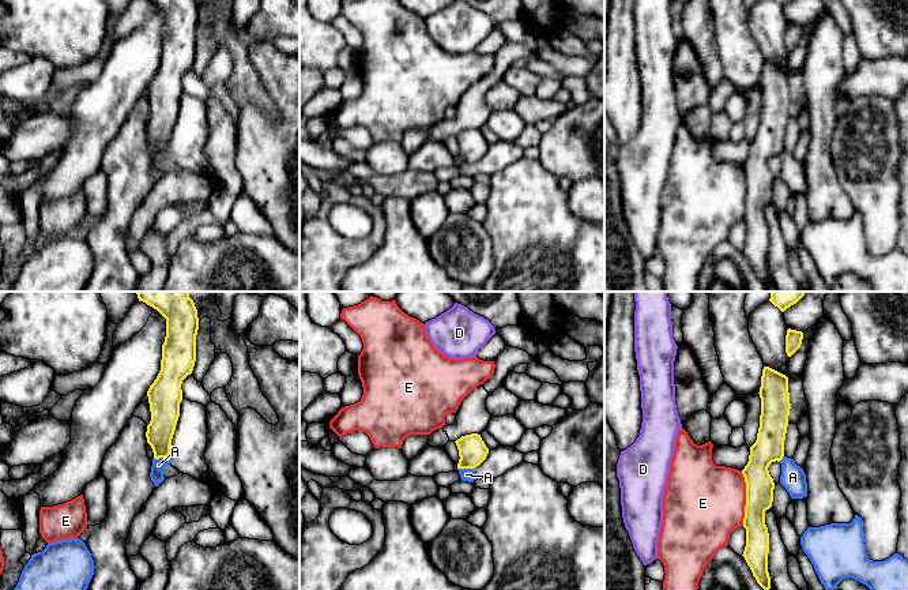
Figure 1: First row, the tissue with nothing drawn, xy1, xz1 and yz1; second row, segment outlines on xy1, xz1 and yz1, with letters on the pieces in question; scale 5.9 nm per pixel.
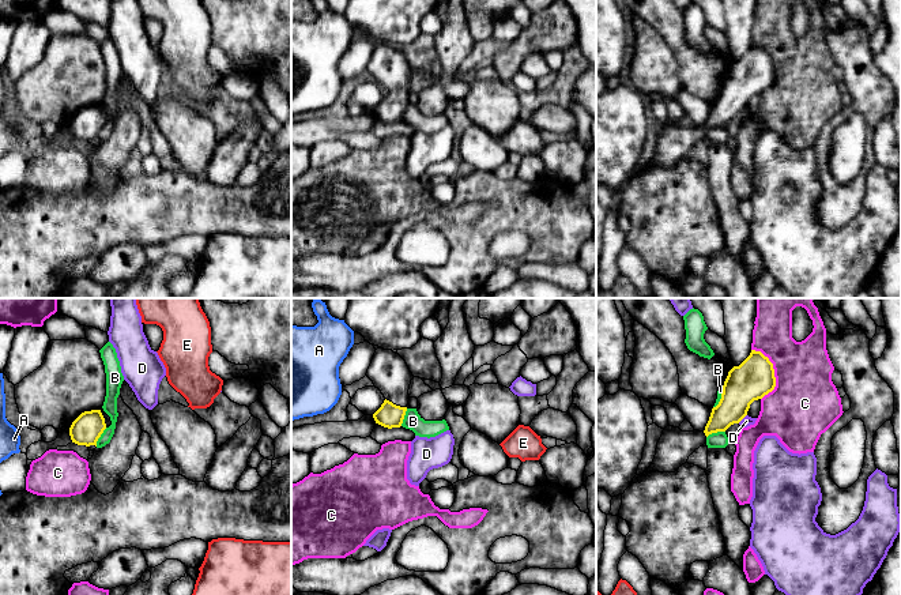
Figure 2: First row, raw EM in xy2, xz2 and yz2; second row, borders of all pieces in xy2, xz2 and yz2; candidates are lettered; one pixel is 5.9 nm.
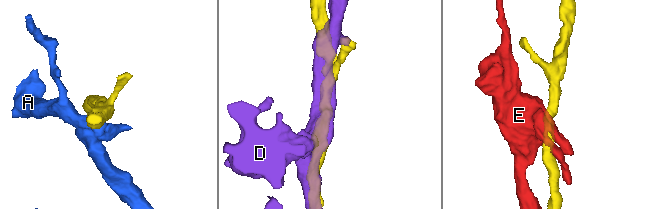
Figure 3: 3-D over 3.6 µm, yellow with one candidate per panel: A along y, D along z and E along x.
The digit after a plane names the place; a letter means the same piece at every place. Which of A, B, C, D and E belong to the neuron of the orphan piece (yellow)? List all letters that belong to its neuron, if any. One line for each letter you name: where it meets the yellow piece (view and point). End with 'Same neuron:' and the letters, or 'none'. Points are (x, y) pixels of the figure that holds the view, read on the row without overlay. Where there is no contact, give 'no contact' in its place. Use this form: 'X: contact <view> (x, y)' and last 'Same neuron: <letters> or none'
Same neuron: none

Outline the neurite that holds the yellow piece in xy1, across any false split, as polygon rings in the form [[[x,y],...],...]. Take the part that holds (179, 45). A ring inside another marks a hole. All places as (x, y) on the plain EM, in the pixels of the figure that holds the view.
[[[195,0],[150,1],[166,14],[161,65],[147,86],[151,116],[146,132],[154,154],[159,154],[170,150],[182,95],[181,79],[192,68],[196,56],[199,12]]]

